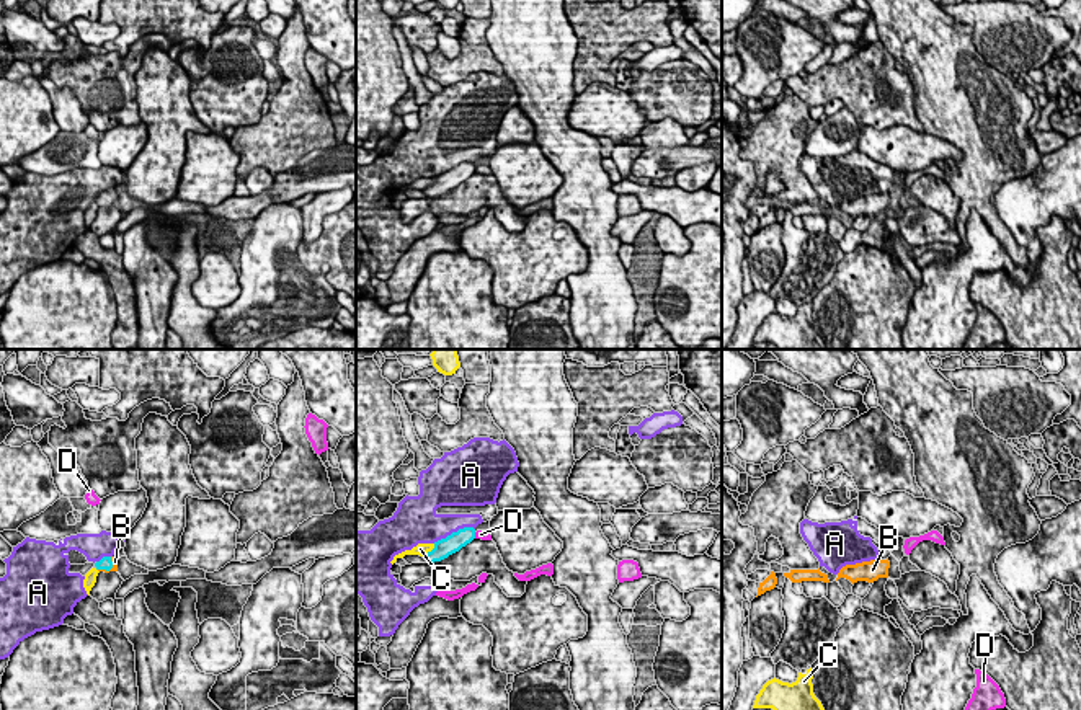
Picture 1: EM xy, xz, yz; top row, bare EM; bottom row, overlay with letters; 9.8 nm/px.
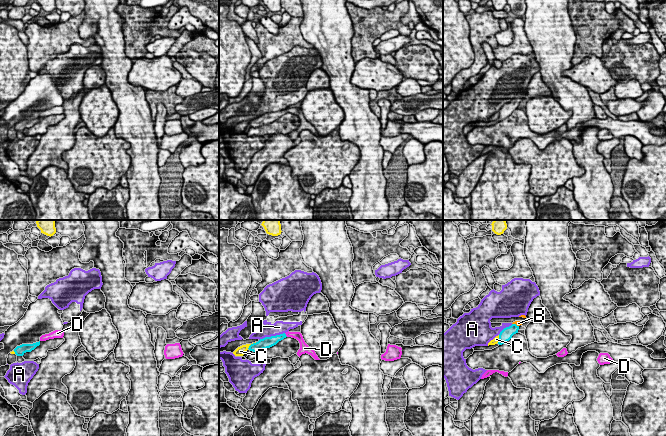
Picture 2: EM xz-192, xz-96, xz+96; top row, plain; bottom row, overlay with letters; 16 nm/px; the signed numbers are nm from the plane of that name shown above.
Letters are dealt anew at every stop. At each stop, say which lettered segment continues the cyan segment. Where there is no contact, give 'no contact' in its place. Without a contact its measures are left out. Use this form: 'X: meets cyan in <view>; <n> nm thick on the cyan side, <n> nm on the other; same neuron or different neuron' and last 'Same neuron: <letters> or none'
A: meets cyan in xz; 190 nm thick on the cyan side, 320 nm on the other; different neuron
B: meets cyan in xy; 130 nm thick on the cyan side, 60 nm on the other; same neuron
C: meets cyan in xz; 190 nm thick on the cyan side, 120 nm on the other; different neuron
D: meets cyan in xz; 180 nm thick on the cyan side, 100 nm on the other; different neuron
Same neuron: B

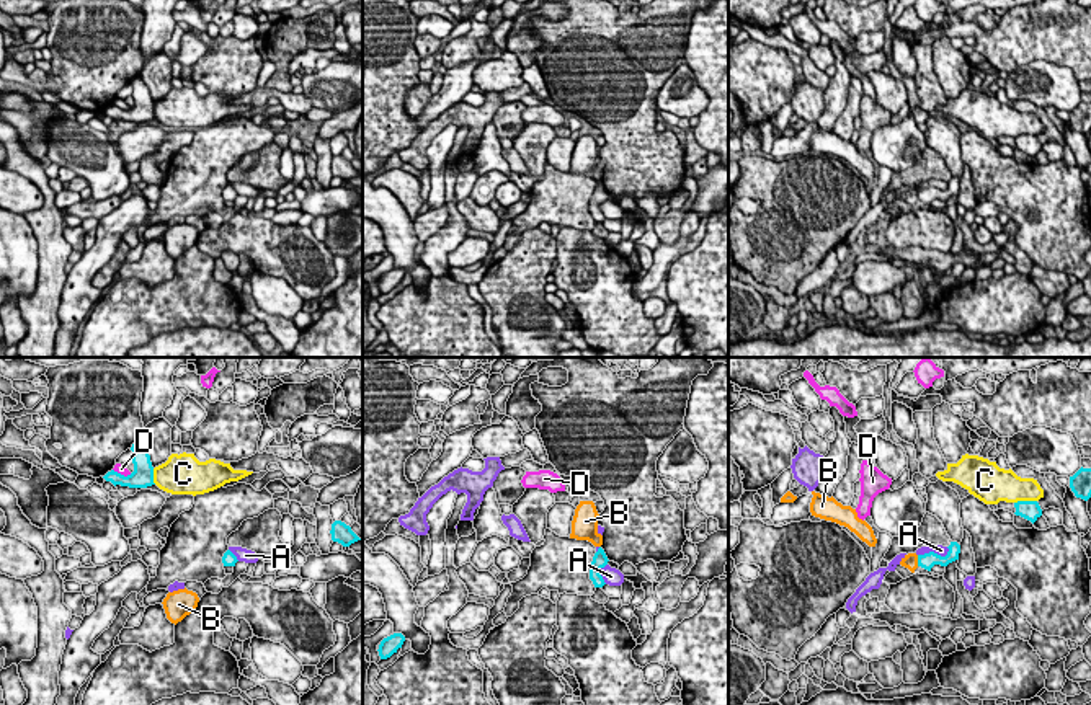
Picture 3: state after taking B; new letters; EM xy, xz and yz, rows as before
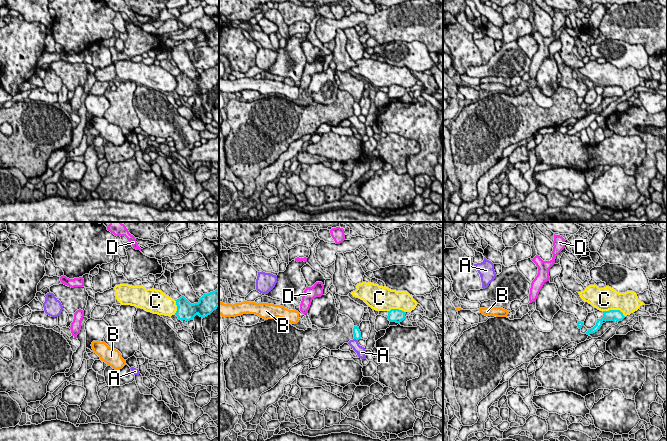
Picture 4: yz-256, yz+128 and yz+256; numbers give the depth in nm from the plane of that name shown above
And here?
A: meets cyan in yz; 160 nm thick on the cyan side, 100 nm on the other; different neuron
B: meets cyan in yz; 160 nm thick on the cyan side, 140 nm on the other; different neuron
C: meets cyan in yz; 190 nm thick on the cyan side, 320 nm on the other; different neuron
D: meets cyan in xy; 220 nm thick on the cyan side, 100 nm on the other; different neuron
Same neuron: none

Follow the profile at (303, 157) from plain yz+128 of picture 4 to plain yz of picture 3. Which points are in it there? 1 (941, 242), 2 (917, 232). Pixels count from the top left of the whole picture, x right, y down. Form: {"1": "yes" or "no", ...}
{"1": "no", "2": "no"}

